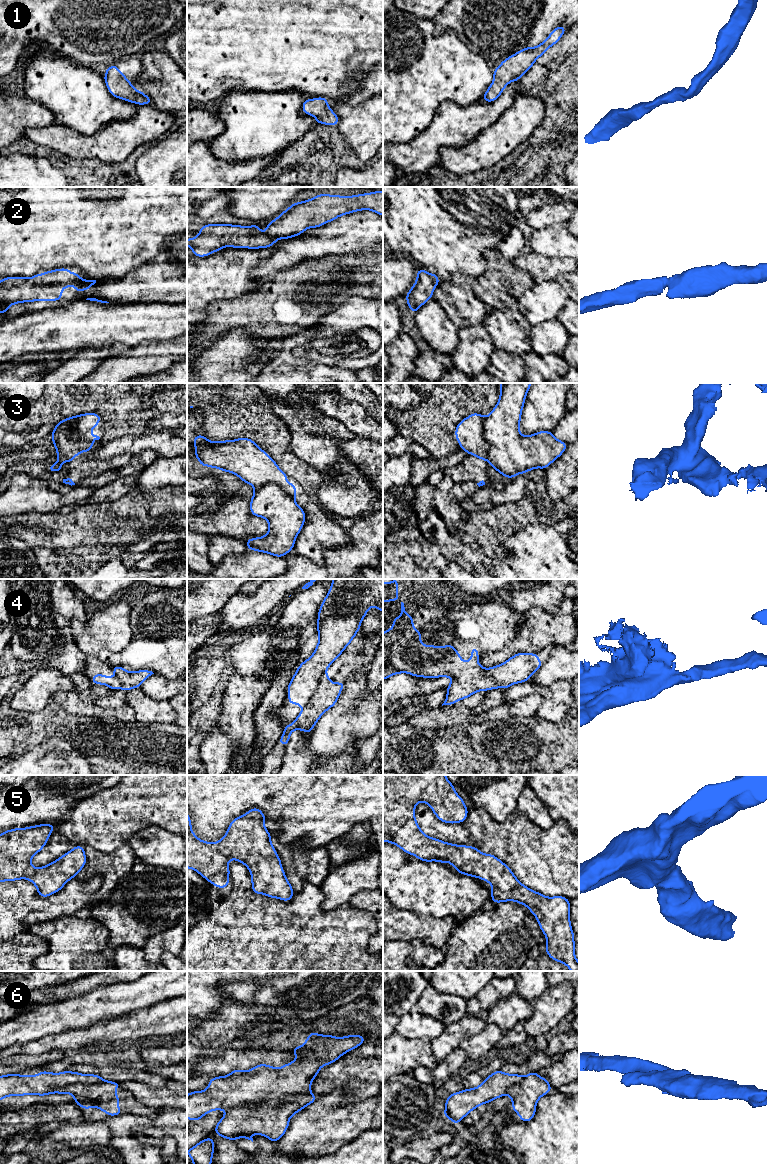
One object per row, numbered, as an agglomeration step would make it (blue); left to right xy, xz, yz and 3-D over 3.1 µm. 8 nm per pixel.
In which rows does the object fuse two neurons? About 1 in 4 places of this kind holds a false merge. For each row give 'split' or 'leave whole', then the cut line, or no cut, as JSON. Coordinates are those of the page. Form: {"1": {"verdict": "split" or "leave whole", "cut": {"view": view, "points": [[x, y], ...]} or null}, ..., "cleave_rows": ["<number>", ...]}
{"1": {"verdict": "leave whole", "cut": null}, "2": {"verdict": "leave whole", "cut": null}, "3": {"verdict": "split", "cut": {"view": "yz", "points": [[483, 417], [483, 437], [487, 443], [487, 459]]}}, "4": {"verdict": "split", "cut": {"view": "xz", "points": [[324, 672], [314, 692], [304, 706]]}}, "5": {"verdict": "leave whole", "cut": null}, "6": {"verdict": "split", "cut": {"view": "xz", "points": [[309, 1091], [266, 1098], [253, 1108], [234, 1107], [228, 1111]]}}, "cleave_rows": ["3", "4", "6"]}

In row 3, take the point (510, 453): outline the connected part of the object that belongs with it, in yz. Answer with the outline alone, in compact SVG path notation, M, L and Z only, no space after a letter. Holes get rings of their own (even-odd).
M501 383L498 403L483 420L483 435L488 443L487 460L492 468L510 479L534 468L545 470L567 448L567 444L557 440L550 431L539 431L529 436L520 433L521 414L531 385L532 383Z

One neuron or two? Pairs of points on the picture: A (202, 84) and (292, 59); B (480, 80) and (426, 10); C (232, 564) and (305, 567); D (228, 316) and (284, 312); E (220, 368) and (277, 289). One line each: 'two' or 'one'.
A: one
B: two
C: two
D: one
E: two

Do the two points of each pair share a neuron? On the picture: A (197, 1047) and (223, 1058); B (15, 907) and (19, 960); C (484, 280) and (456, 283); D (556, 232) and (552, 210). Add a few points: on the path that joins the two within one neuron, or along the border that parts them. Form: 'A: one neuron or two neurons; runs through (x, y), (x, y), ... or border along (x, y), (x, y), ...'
A: two neurons; border along (215, 1052), (201, 1058), (197, 1062)
B: two neurons; border along (26, 930), (10, 940)
C: two neurons; border along (469, 279), (473, 292), (482, 302)
D: two neurons; border along (565, 225), (553, 224), (539, 229), (532, 229)

